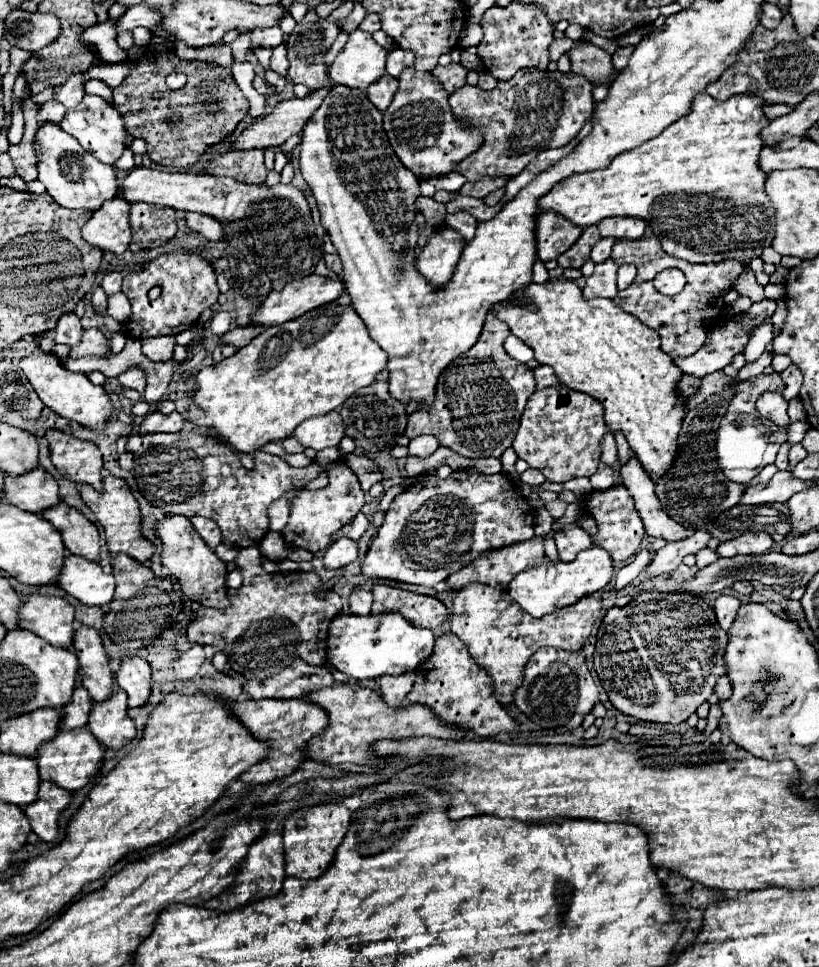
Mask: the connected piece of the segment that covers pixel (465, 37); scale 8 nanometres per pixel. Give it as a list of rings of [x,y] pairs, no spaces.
[[[467,24],[461,32],[461,46],[477,46],[483,40],[483,30],[479,24]]]

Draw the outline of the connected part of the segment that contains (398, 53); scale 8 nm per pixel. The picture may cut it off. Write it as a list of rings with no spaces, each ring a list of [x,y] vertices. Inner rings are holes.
[[[397,48],[397,50],[389,52],[385,72],[387,72],[389,76],[393,76],[393,78],[399,78],[401,72],[403,72],[405,68],[411,68],[411,66],[413,66],[413,54],[411,54],[409,50],[399,50],[399,48]]]

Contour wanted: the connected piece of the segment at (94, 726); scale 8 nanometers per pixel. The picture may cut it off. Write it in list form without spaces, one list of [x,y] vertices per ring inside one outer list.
[[[117,688],[105,702],[93,704],[87,728],[103,748],[121,750],[123,746],[129,746],[135,740],[137,730],[127,716],[127,694]]]

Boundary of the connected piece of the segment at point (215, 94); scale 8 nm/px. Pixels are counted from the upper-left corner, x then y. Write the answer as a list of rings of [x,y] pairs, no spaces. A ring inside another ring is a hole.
[[[147,50],[137,60],[131,62],[129,74],[121,84],[121,112],[125,118],[137,116],[137,128],[127,128],[127,132],[147,142],[147,156],[159,166],[187,168],[197,164],[199,156],[207,148],[215,146],[217,142],[223,142],[229,134],[235,132],[237,124],[247,116],[247,110],[249,110],[249,102],[245,100],[241,88],[237,86],[229,70],[221,68],[215,62],[185,62],[185,60],[179,60],[177,54]],[[171,72],[183,72],[187,76],[187,84],[179,90],[169,90],[165,84],[165,78]]]

